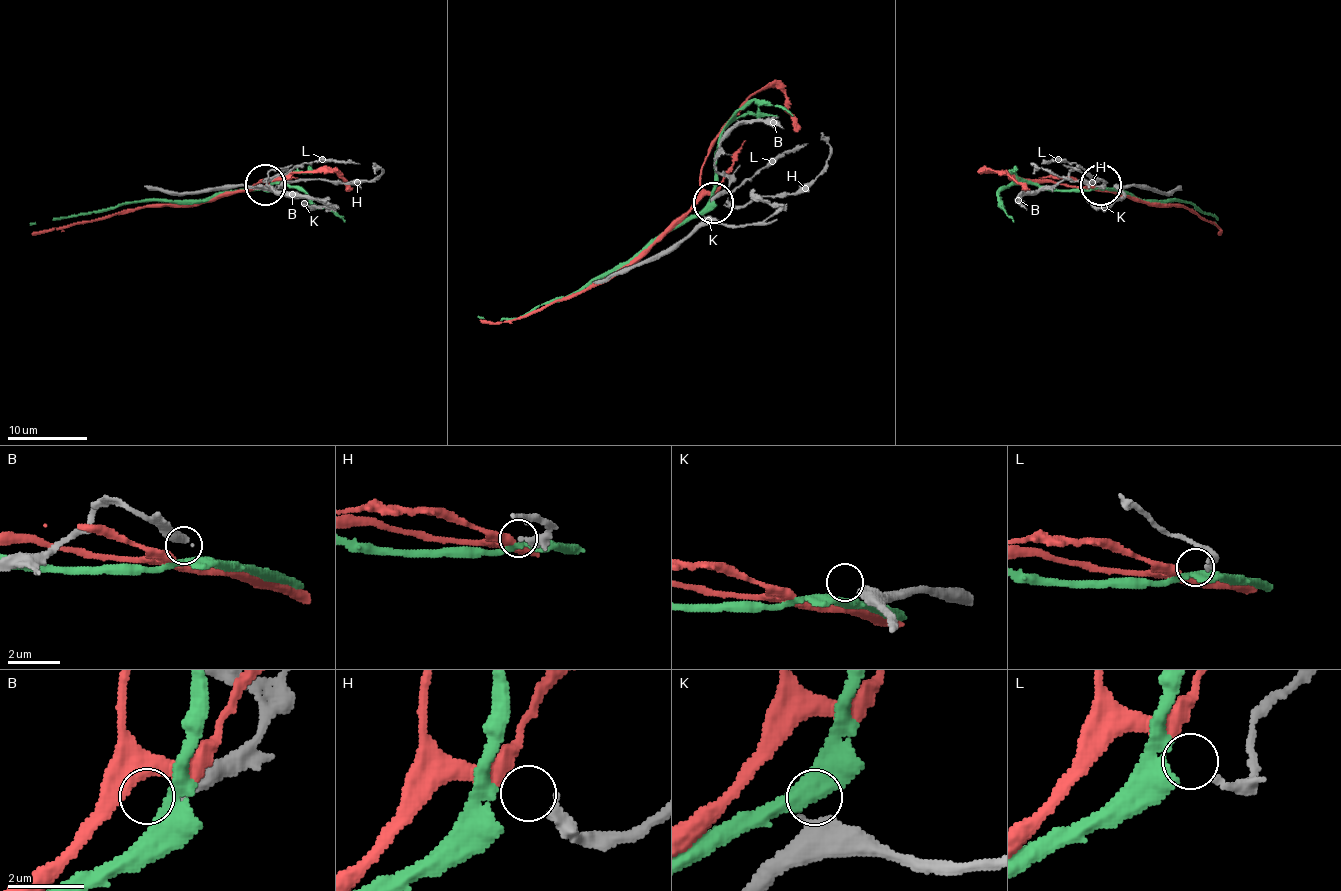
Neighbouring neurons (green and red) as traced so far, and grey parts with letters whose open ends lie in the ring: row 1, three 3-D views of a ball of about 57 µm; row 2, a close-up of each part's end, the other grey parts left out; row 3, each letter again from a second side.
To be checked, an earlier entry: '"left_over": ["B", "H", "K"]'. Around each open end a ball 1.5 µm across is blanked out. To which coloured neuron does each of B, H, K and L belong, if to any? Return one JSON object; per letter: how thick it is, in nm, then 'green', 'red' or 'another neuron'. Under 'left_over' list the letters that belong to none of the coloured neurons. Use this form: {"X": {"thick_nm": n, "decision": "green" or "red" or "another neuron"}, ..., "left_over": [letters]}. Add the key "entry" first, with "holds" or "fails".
{"entry": "fails", "B": {"thick_nm": 400, "decision": "another neuron"}, "H": {"thick_nm": 360, "decision": "red"}, "K": {"thick_nm": 500, "decision": "another neuron"}, "L": {"thick_nm": 190, "decision": "green"}, "left_over": ["B", "K"]}

